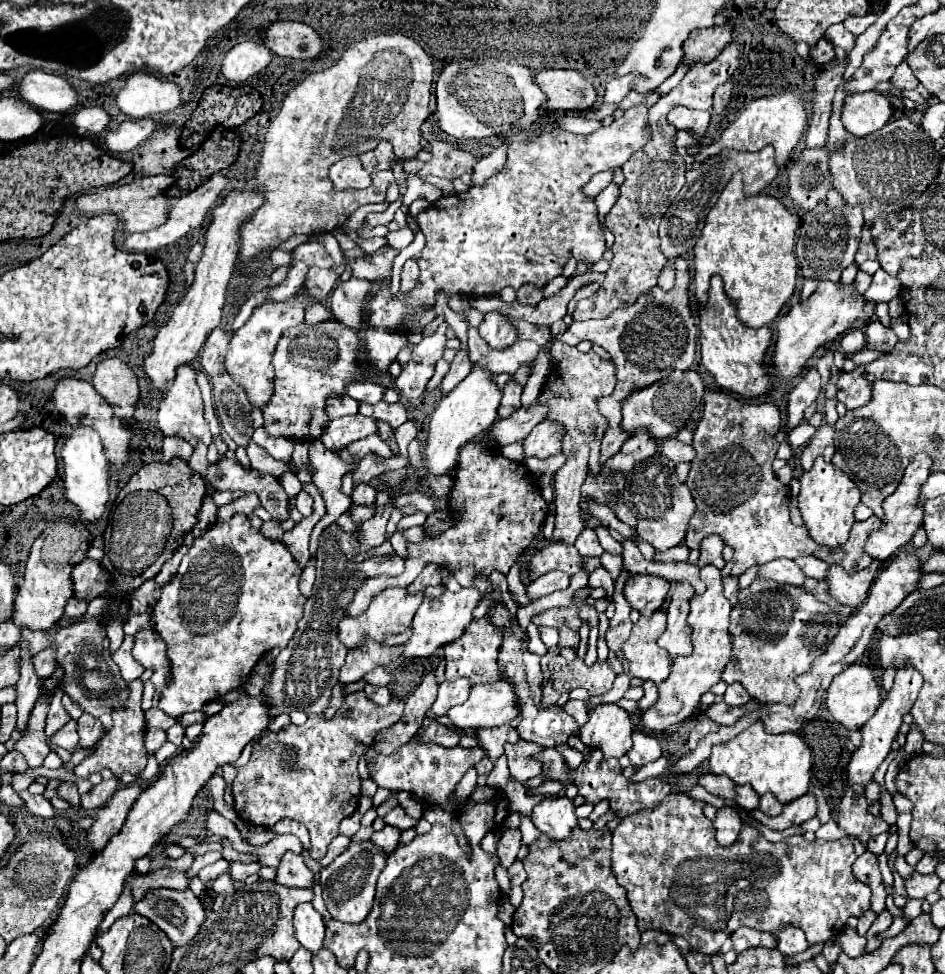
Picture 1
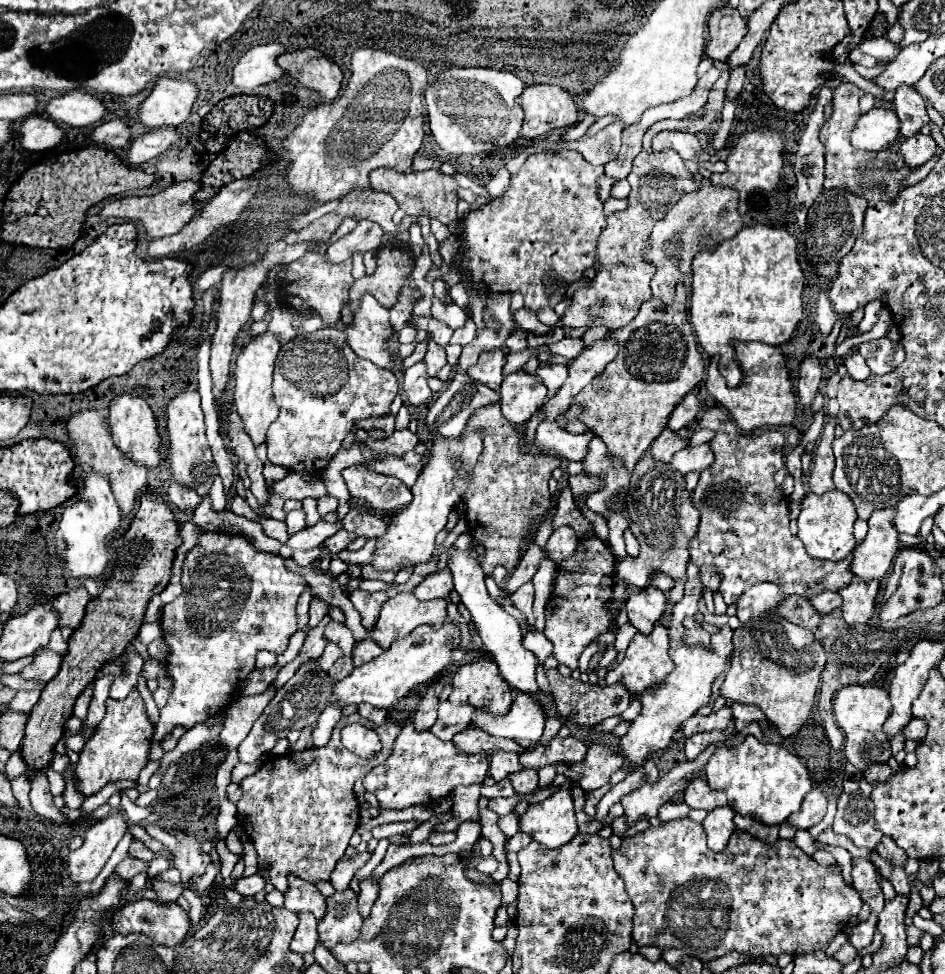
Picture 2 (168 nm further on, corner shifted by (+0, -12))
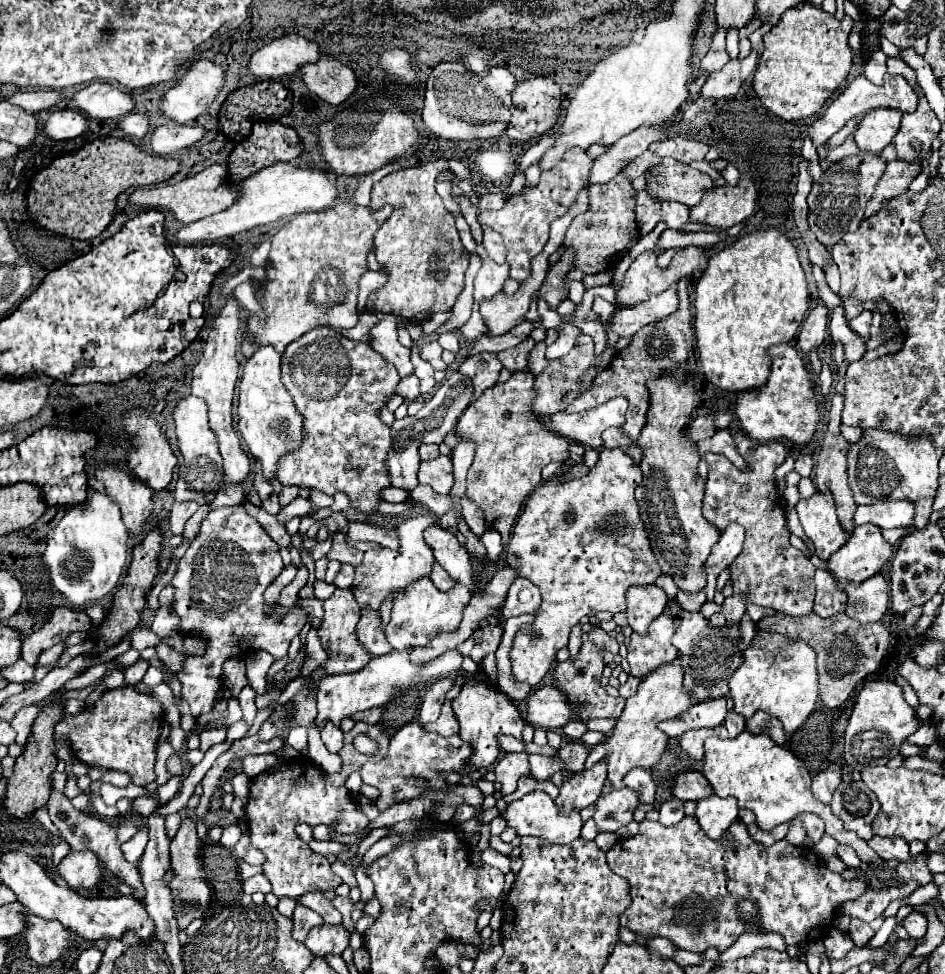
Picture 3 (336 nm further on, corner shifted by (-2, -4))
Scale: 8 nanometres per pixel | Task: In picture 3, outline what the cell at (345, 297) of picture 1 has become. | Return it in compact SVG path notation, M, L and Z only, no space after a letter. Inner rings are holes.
M388 314L384 320L378 322L376 328L370 330L372 342L370 346L384 356L386 362L392 362L400 374L400 378L412 376L414 374L414 366L410 362L410 350L404 348L398 342L398 330L396 330L396 316Z

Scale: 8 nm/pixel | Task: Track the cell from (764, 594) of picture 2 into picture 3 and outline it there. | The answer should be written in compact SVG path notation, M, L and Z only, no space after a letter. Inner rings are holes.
M732 594L730 598L726 598L726 606L722 606L722 614L724 612L728 622L726 628L708 628L706 618L700 612L696 612L696 614L686 614L680 620L680 626L676 628L674 634L674 646L678 648L682 660L684 684L696 702L710 700L710 698L726 698L730 692L728 680L744 660L744 652L738 648L738 638L740 638L738 622L746 612L746 598L742 594Z

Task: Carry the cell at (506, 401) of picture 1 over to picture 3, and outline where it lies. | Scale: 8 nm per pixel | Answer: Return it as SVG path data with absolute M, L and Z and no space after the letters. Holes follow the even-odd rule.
M580 334L576 338L576 346L572 348L572 352L566 354L564 358L560 358L560 360L544 362L544 350L546 350L546 344L540 342L540 344L534 346L534 350L530 352L530 358L528 358L528 368L534 372L534 388L538 392L532 408L538 414L548 414L550 416L550 414L566 410L568 404L578 398L578 392L590 390L590 384L594 382L594 378L609 366L609 363L596 362L596 358L594 358L594 342L586 334ZM596 364L599 365L598 370L594 369Z

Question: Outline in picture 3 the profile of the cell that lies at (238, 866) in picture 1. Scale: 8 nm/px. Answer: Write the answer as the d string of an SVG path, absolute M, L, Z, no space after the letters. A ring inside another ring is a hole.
M258 874L258 876L252 876L248 880L242 882L242 888L244 888L244 894L254 894L254 892L262 892L262 894L268 894L272 890L268 878L264 874Z

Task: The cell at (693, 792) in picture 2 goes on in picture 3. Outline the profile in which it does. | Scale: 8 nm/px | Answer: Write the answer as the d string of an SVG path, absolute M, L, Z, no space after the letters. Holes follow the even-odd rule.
M682 772L674 778L672 784L672 796L678 800L702 800L708 798L712 794L712 788L708 784L708 780L700 774L700 772Z

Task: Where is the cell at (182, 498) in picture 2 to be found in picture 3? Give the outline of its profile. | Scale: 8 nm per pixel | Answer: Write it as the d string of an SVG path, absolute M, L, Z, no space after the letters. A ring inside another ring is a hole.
M186 502L186 504L174 504L170 510L170 532L174 536L184 532L184 524L186 520L198 510L196 502Z

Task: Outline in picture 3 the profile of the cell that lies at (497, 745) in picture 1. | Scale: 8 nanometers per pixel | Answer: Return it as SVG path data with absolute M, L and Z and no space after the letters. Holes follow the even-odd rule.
M518 752L518 754L506 754L494 768L498 782L502 784L502 794L512 794L516 790L516 782L520 776L530 774L528 766L528 754Z

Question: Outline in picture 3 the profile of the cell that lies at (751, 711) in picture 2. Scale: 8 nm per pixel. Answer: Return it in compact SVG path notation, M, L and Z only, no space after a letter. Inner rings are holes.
M756 712L750 720L746 720L746 728L752 734L768 734L778 746L786 744L786 734L782 730L782 724L766 712Z

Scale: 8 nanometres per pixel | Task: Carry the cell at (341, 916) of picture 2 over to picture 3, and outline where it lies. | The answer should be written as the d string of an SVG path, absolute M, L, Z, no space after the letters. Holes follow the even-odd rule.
M324 924L320 928L310 930L308 938L304 940L304 946L314 956L328 956L328 954L340 956L348 946L348 940L350 940L350 934L344 930L344 926Z

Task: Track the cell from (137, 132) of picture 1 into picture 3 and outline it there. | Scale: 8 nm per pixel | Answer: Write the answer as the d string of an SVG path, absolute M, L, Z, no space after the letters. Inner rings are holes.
M168 122L154 130L152 150L154 154L174 154L188 146L194 146L204 138L206 130L202 126L188 126L178 122Z

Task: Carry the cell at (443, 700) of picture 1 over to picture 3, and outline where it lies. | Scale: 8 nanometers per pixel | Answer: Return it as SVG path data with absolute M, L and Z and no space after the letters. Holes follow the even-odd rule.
M448 700L444 702L442 714L440 714L440 718L438 718L436 722L422 724L422 728L430 730L430 732L436 732L436 734L440 734L440 736L454 736L454 734L458 734L458 720L456 720L456 716L454 716L454 712L452 712L450 702L448 702Z

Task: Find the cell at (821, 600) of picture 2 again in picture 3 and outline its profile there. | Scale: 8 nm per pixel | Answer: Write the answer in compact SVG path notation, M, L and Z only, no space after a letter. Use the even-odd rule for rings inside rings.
M816 568L816 576L814 576L814 588L816 588L816 596L814 596L814 614L830 618L836 616L840 612L846 610L846 592L840 590L836 586L836 580L832 578L830 572Z

